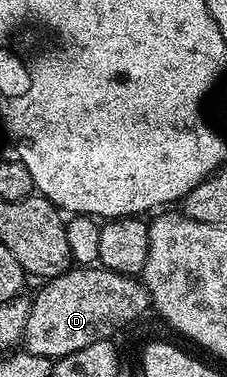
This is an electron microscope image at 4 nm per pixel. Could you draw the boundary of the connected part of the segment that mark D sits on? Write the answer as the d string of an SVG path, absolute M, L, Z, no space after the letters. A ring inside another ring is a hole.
M76 266L57 278L49 278L43 283L40 292L32 298L30 316L26 316L26 328L22 346L27 353L46 358L59 360L86 348L86 344L106 342L115 339L116 333L123 326L136 322L152 306L152 297L144 287L139 277L130 274L119 274L113 270L105 270L103 266Z

